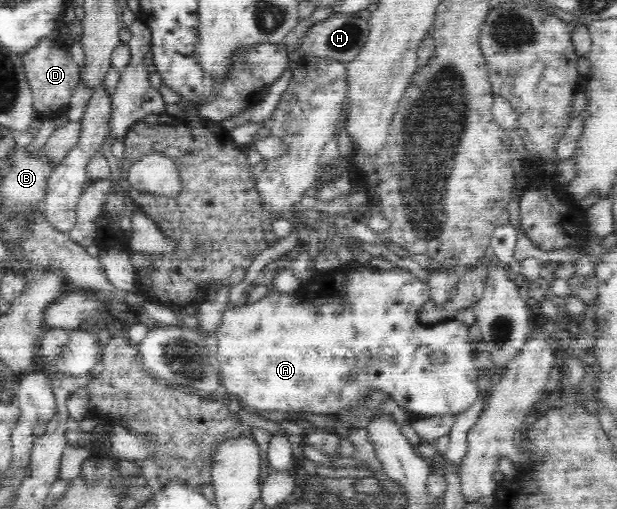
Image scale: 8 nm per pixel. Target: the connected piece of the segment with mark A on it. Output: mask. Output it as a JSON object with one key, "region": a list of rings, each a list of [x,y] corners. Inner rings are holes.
{"region":[[[356,262],[350,265],[341,265],[340,267],[329,271],[327,278],[321,278],[319,282],[310,282],[307,286],[302,286],[297,291],[291,293],[271,292],[262,299],[247,305],[242,301],[237,303],[233,309],[227,309],[221,317],[221,322],[217,326],[213,337],[218,340],[217,349],[213,351],[213,357],[223,379],[222,385],[226,391],[238,396],[239,400],[245,402],[246,406],[255,411],[271,412],[298,412],[303,416],[317,414],[339,414],[345,408],[352,407],[360,403],[372,390],[383,390],[395,400],[395,403],[401,408],[409,410],[411,415],[416,418],[443,416],[447,414],[459,415],[478,400],[479,387],[478,372],[474,364],[474,358],[471,351],[471,339],[469,338],[469,327],[449,318],[435,324],[423,324],[417,317],[418,308],[421,308],[425,302],[430,300],[428,297],[429,285],[425,275],[415,268],[394,268],[390,270],[361,266]],[[433,352],[443,352],[446,356],[443,364],[443,372],[429,372],[429,354]]]}

